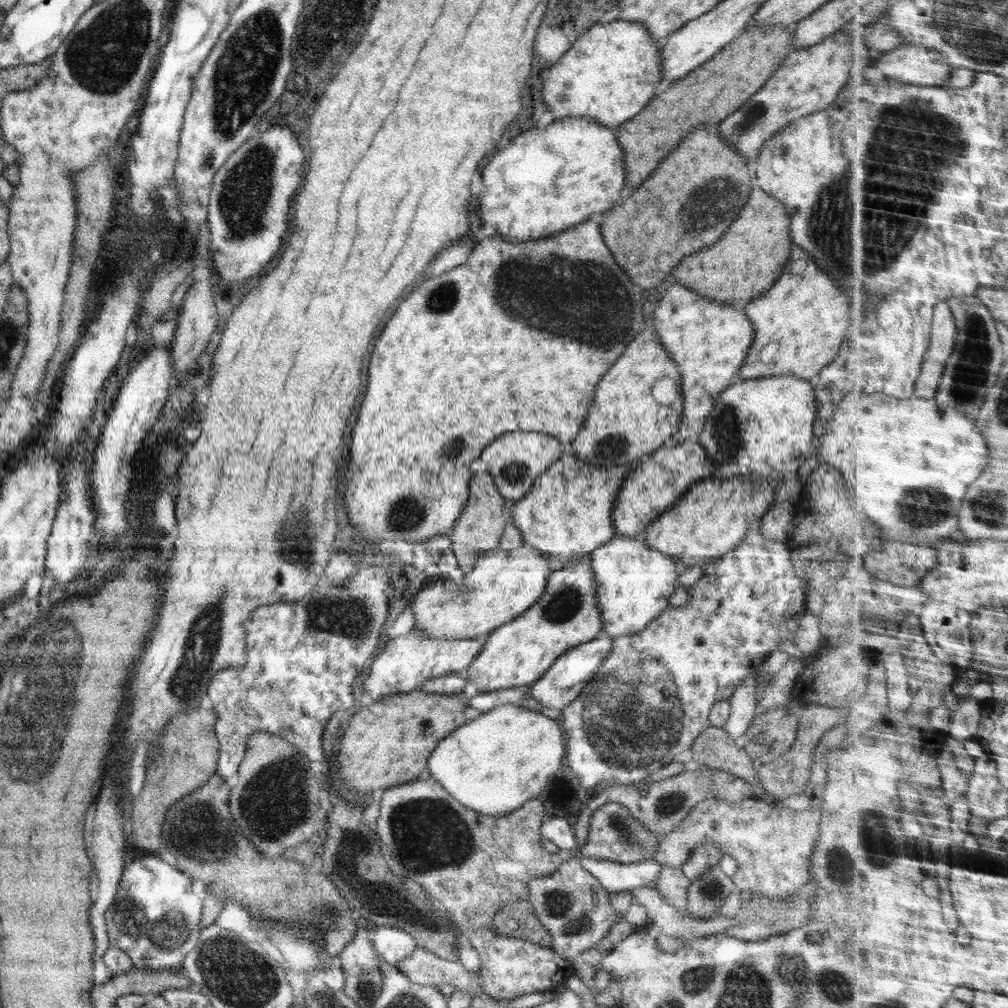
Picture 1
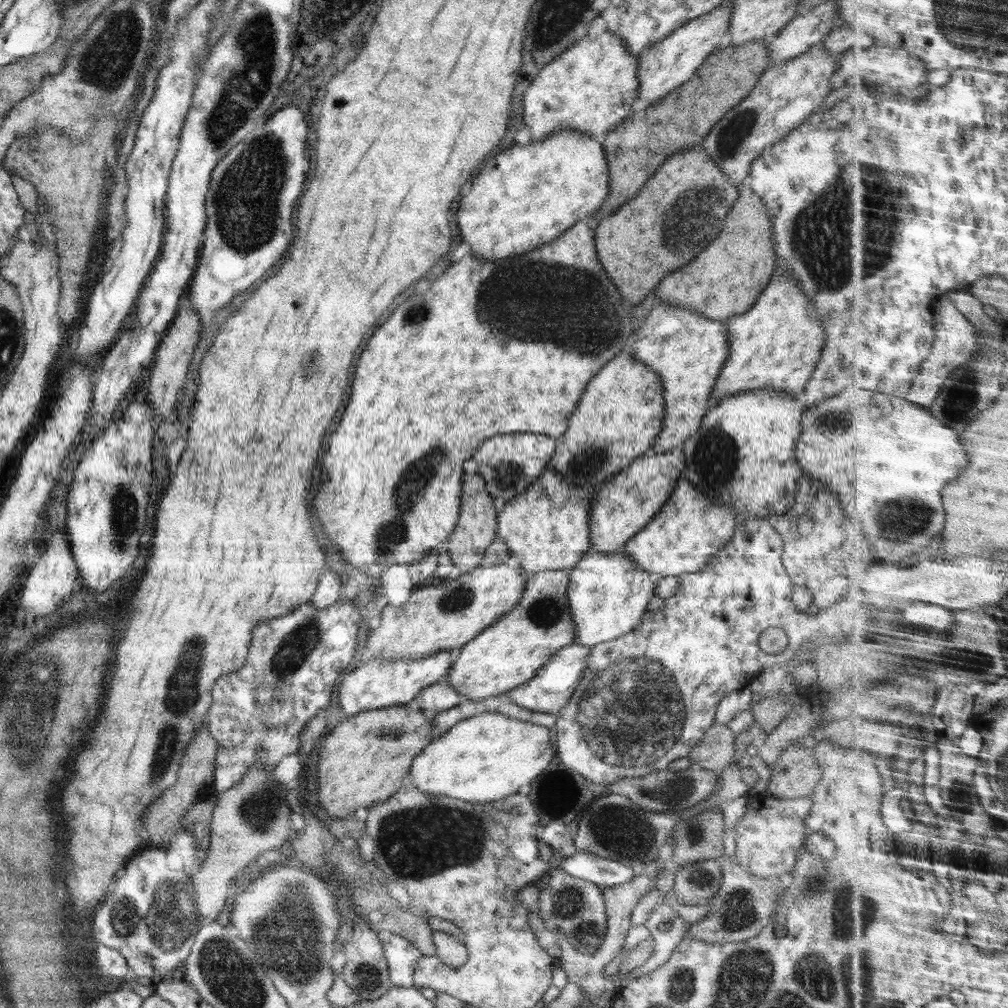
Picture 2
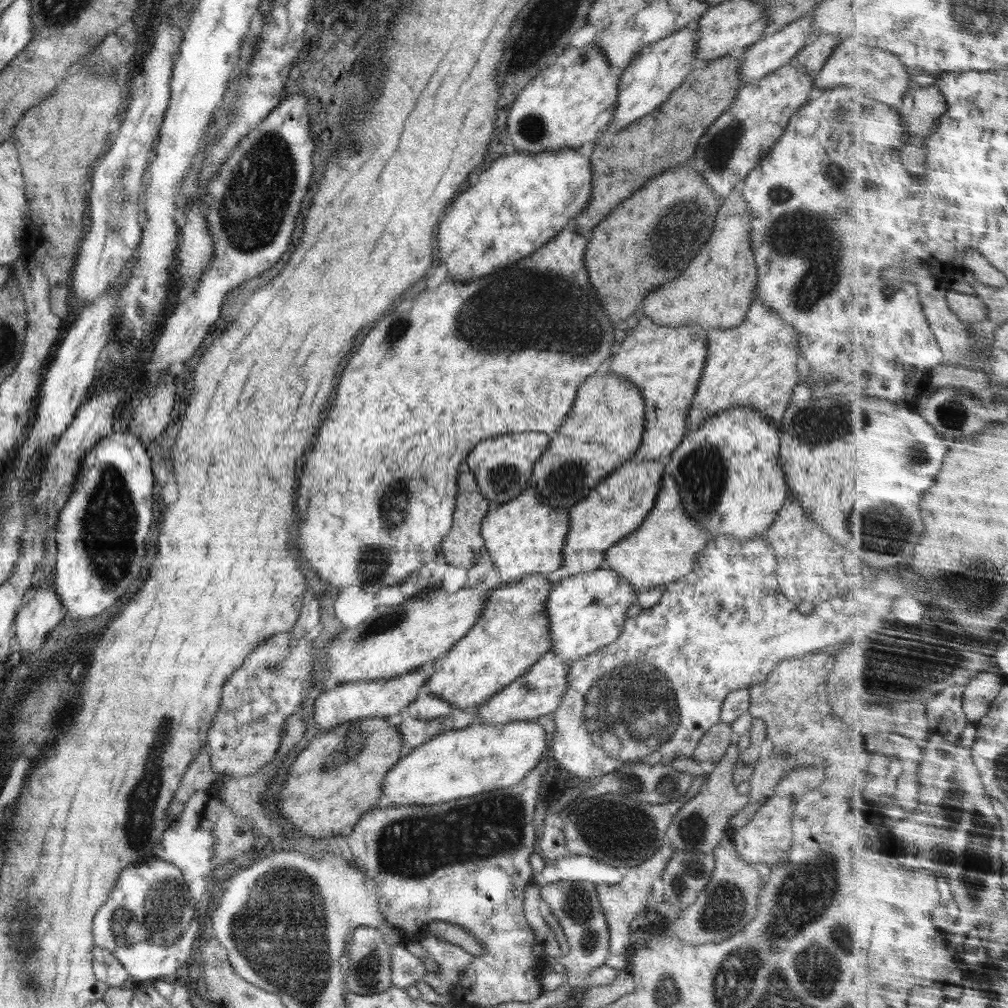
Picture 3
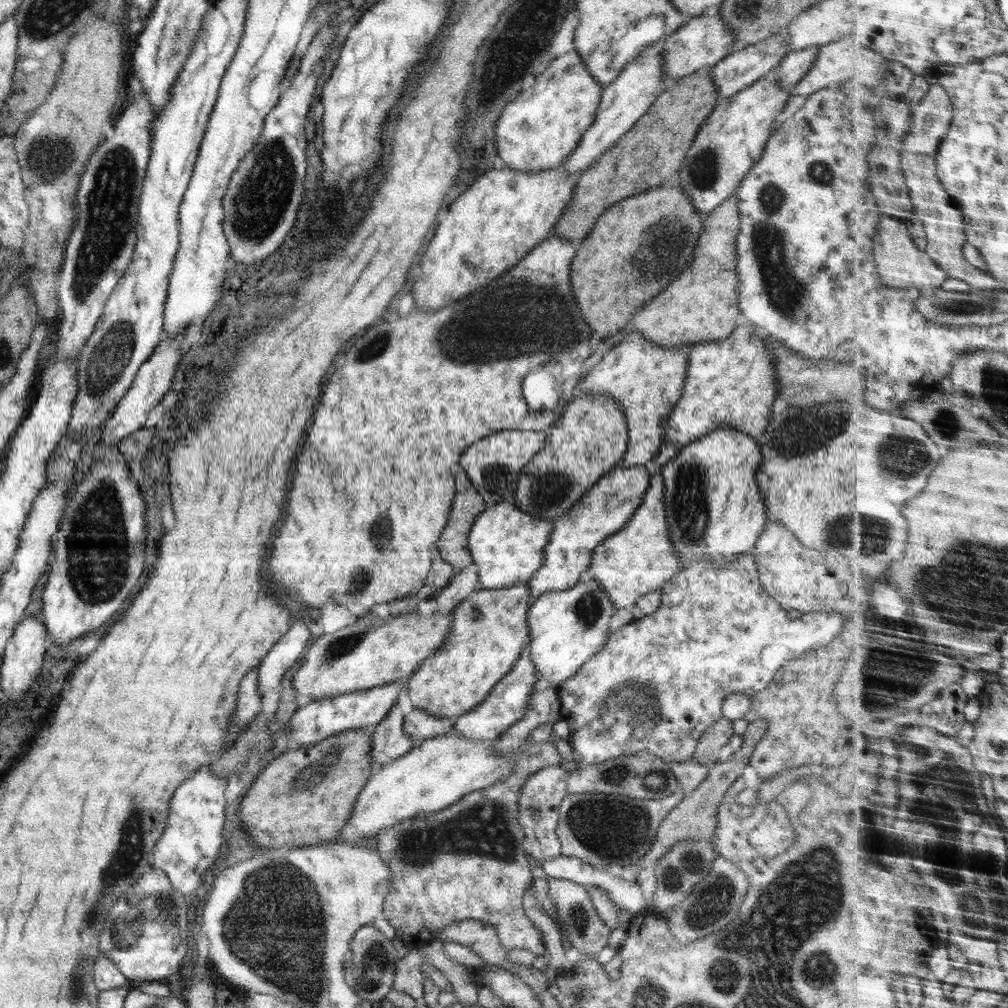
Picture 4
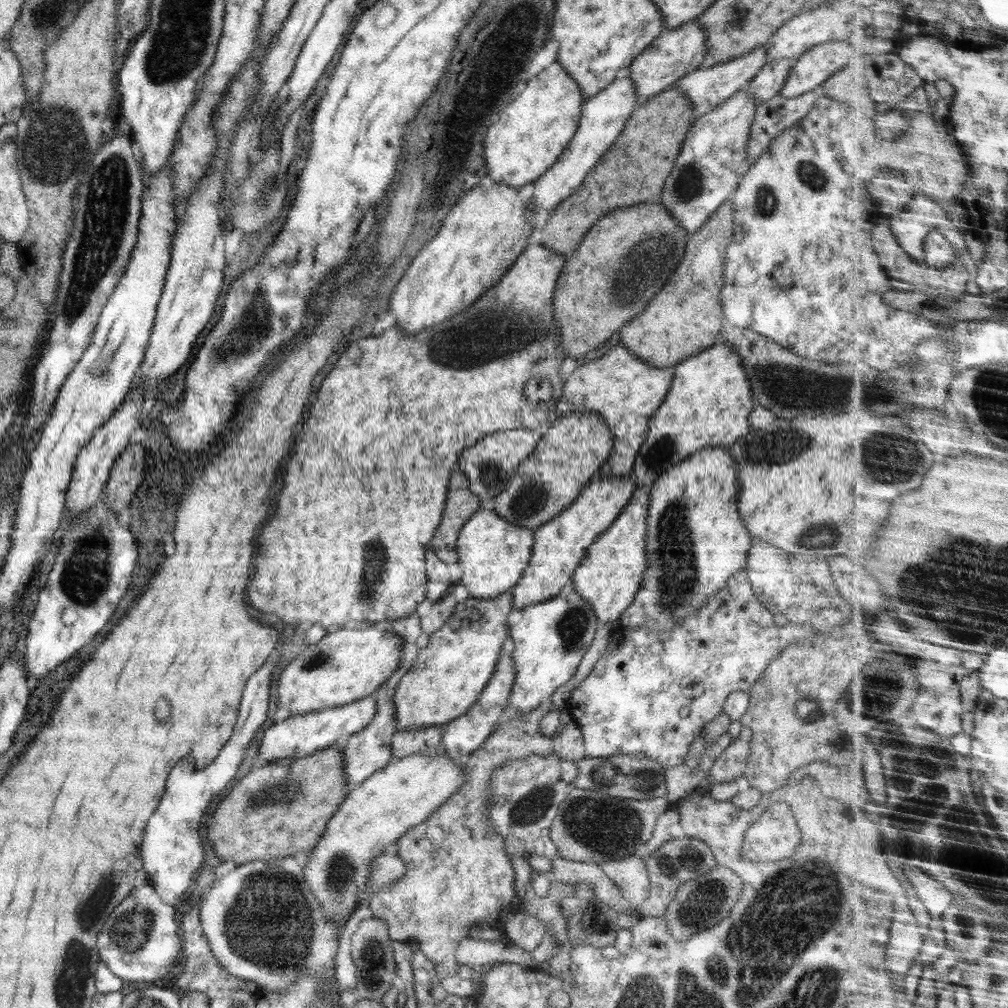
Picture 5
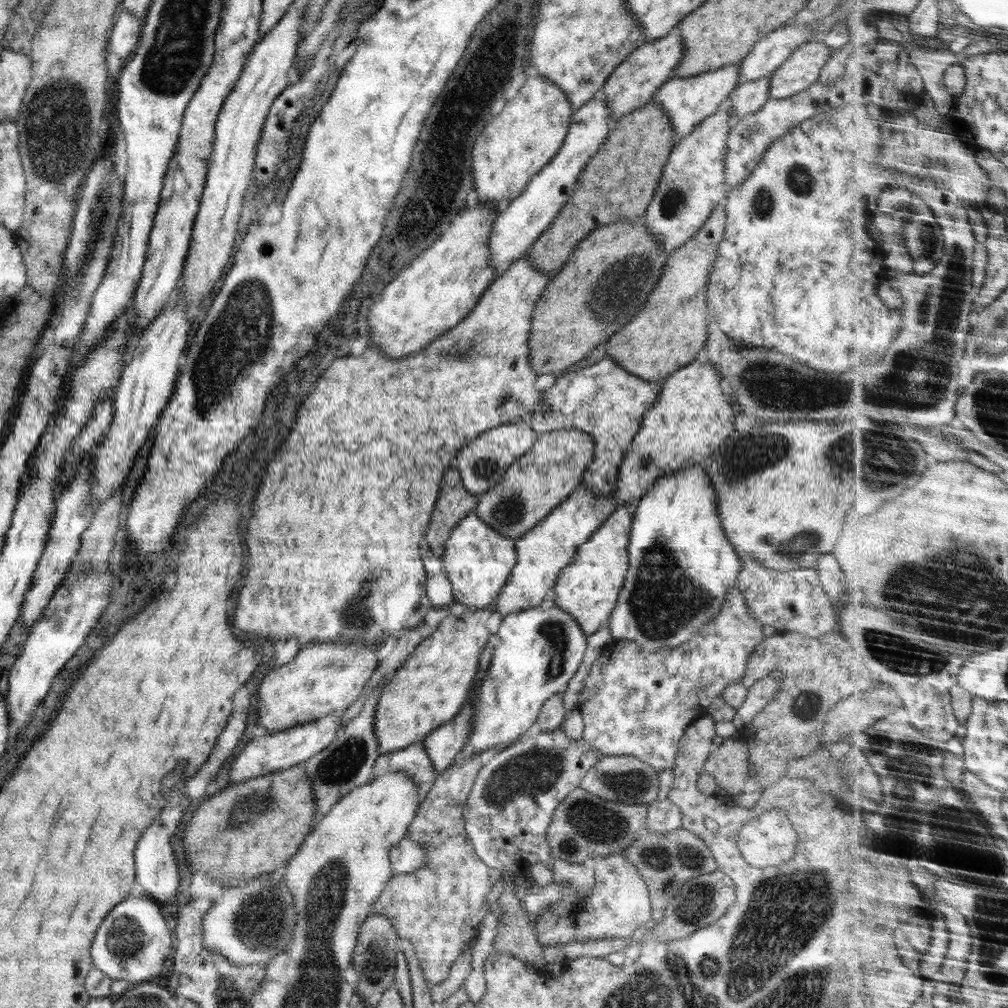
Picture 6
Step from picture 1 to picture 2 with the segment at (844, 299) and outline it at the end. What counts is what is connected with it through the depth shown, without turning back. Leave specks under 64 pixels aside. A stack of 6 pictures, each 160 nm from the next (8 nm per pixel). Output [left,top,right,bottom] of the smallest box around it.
[711,267,826,402]

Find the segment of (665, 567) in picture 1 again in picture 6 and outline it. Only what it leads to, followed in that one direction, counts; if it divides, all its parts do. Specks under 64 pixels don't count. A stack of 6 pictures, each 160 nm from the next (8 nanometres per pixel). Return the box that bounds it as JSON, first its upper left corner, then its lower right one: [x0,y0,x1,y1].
[462,589,586,755]

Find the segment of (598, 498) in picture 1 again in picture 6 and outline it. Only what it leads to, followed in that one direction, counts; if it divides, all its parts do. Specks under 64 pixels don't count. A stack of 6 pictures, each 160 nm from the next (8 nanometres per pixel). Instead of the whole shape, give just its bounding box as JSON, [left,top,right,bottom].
[442,512,516,608]

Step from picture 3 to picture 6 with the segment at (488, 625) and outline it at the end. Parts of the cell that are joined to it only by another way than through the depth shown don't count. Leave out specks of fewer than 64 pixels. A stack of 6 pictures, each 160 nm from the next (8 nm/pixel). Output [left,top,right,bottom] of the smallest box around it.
[374,607,494,755]

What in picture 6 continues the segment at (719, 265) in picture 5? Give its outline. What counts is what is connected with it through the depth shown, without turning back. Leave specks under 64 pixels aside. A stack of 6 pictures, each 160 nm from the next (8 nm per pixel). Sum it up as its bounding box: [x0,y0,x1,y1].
[606,202,726,381]

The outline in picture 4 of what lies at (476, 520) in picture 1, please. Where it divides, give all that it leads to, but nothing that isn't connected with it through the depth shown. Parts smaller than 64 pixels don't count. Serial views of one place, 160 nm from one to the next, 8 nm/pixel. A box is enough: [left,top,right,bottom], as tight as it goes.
[437,466,486,569]

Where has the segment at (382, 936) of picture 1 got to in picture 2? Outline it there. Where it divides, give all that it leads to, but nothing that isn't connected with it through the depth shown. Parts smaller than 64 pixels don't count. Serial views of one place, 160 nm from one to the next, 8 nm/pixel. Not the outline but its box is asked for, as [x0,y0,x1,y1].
[383,934,422,988]

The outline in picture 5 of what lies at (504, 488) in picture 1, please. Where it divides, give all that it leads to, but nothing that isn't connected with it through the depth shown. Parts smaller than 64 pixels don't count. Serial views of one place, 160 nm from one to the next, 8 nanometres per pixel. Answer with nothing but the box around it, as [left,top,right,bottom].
[455,430,540,500]

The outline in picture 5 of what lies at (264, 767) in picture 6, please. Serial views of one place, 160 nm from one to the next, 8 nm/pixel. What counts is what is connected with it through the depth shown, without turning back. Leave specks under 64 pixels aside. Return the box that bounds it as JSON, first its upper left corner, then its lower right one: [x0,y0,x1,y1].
[259,696,376,763]

